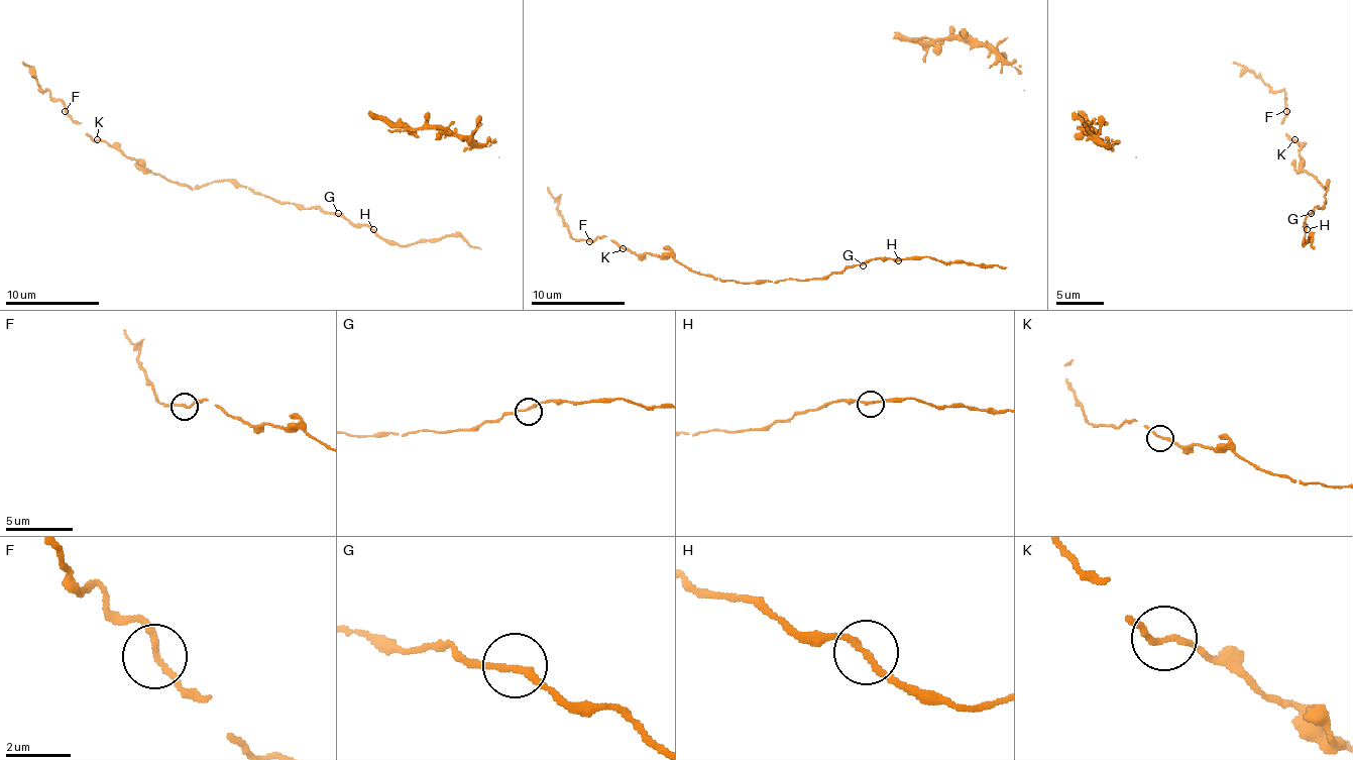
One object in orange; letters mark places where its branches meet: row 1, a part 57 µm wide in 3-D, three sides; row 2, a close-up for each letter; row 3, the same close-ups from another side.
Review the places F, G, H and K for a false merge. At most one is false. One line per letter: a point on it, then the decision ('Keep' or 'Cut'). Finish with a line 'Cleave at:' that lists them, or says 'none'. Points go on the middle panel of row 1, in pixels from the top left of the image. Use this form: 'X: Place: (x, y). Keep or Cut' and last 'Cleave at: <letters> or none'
F: Place: (589, 241). Cut
G: Place: (863, 265). Keep
H: Place: (898, 260). Keep
K: Place: (623, 248). Keep
Cleave at: F

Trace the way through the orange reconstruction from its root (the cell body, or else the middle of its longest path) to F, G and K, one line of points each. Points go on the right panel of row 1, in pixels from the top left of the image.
F: (1304, 225), (1325, 203), (1328, 180), (1323, 187), (1302, 168), (1300, 146), (1282, 123), (1287, 111)
G: (1304, 225), (1311, 213)
K: (1304, 225), (1309, 215), (1325, 203), (1328, 180), (1323, 187), (1302, 168), (1300, 146), (1294, 139)

